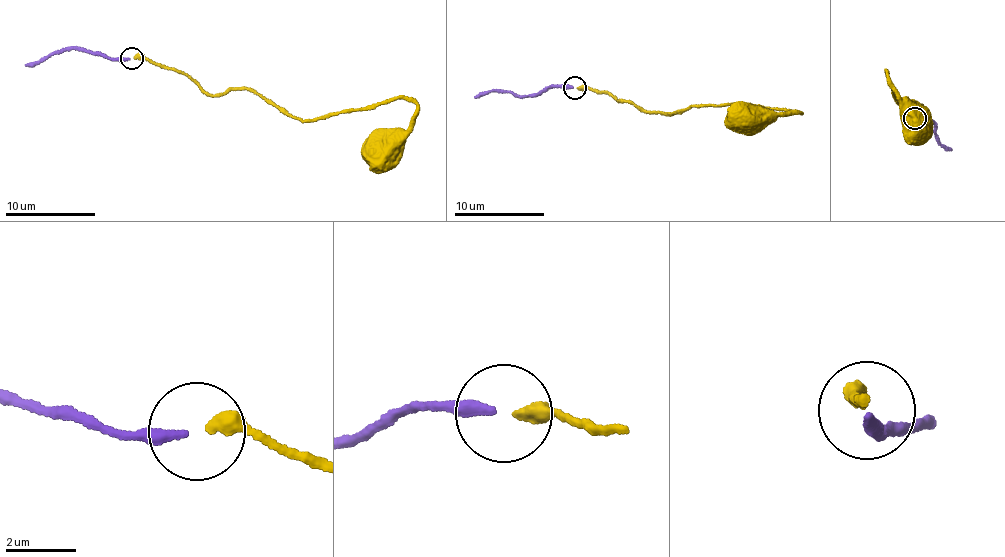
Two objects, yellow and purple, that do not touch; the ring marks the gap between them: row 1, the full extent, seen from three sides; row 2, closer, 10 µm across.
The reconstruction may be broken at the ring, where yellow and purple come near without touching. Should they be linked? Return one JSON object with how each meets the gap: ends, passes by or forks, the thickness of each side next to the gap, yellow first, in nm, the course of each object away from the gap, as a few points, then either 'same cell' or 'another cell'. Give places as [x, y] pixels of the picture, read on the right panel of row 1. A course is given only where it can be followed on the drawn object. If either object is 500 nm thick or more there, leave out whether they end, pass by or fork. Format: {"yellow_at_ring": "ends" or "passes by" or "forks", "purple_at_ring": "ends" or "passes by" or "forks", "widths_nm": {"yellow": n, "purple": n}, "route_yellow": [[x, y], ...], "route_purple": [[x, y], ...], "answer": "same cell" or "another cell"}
{"yellow_at_ring": "ends", "purple_at_ring": "ends", "widths_nm": {"yellow": 440, "purple": 300}, "route_yellow": [[914, 117], [922, 123], [919, 105], [923, 109], [913, 120], [895, 103], [885, 70], [914, 126]], "route_purple": [[916, 118], [919, 125], [931, 122], [937, 127], [937, 139], [951, 150]], "answer": "same cell"}

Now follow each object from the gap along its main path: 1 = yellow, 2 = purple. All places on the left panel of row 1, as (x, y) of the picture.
1: (133, 57), (174, 67), (210, 94), (251, 89), (305, 120), (409, 98), (417, 111), (382, 155)
2: (129, 58), (103, 57), (76, 48), (62, 51), (26, 66)

